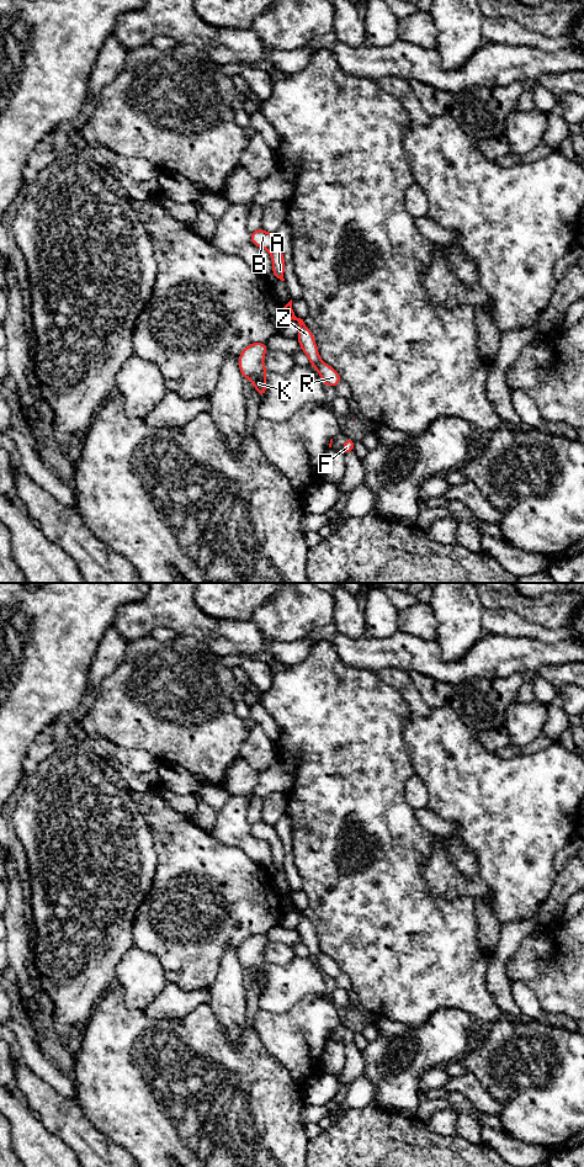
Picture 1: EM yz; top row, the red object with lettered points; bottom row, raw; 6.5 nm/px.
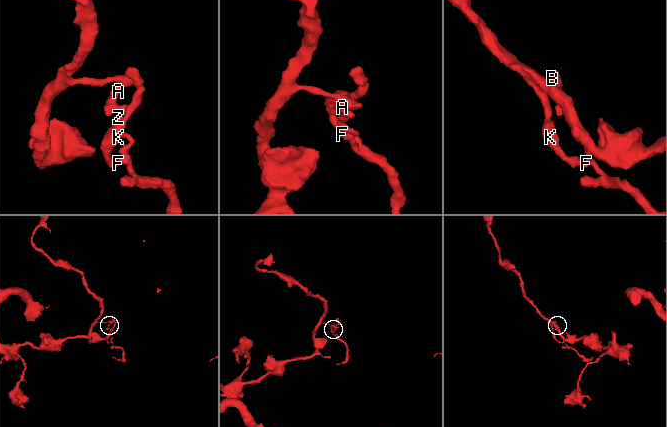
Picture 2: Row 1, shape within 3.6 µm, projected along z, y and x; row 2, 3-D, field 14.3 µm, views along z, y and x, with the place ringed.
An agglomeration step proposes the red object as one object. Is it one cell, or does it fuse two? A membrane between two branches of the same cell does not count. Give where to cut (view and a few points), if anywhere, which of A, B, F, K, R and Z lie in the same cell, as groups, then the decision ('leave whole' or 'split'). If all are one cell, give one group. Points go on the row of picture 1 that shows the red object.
cut yz (291, 306), (282, 308); groups A B / F K R Z; split

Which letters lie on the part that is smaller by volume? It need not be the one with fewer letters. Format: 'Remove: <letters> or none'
Remove: F, K, R, Z

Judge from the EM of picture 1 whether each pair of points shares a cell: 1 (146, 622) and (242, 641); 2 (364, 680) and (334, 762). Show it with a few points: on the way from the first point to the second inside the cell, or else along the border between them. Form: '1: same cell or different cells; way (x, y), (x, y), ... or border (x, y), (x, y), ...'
1: same cell; way (169, 619), (187, 619), (218, 635)
2: same cell; way (357, 700), (348, 721), (348, 742)

